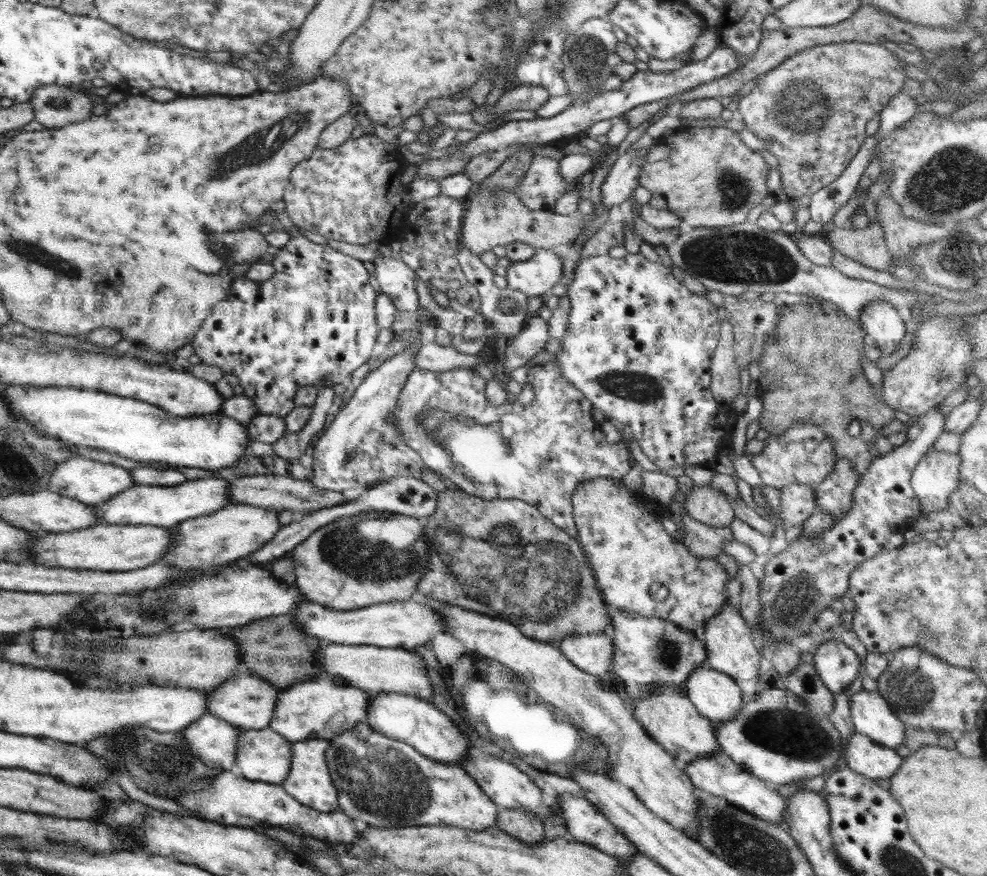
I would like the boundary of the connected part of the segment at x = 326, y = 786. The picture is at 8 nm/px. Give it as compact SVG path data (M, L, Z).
M308 739L304 742L293 743L290 772L281 782L282 788L300 804L326 813L339 810L338 793L332 784L326 763L328 746L330 746L330 741L324 739Z

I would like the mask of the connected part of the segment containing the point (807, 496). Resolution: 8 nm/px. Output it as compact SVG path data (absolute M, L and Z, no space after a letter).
M790 485L780 490L779 514L783 528L789 529L805 521L817 506L813 486Z

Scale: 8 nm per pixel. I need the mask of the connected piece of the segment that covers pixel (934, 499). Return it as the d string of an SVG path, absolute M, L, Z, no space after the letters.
M932 451L924 455L911 474L911 487L922 510L938 512L949 504L948 497L961 483L961 456Z

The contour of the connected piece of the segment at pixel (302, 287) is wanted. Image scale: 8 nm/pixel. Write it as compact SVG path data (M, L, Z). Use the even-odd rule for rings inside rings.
M298 235L295 238L292 237L291 242L288 242L286 246L280 247L280 252L273 256L271 264L274 267L274 276L268 278L268 280L252 281L243 276L232 282L228 296L212 307L211 313L200 325L201 329L196 331L196 338L192 340L191 345L202 363L217 366L224 373L234 374L238 378L239 385L244 389L243 394L255 404L258 414L273 414L284 417L295 407L293 398L299 388L315 386L320 390L322 388L333 388L335 384L345 384L350 380L351 374L356 368L360 368L362 364L373 360L372 351L380 328L377 325L375 313L377 293L368 282L370 276L362 261L342 254L342 252L338 252L338 250L334 250L328 245L314 244L304 236Z

